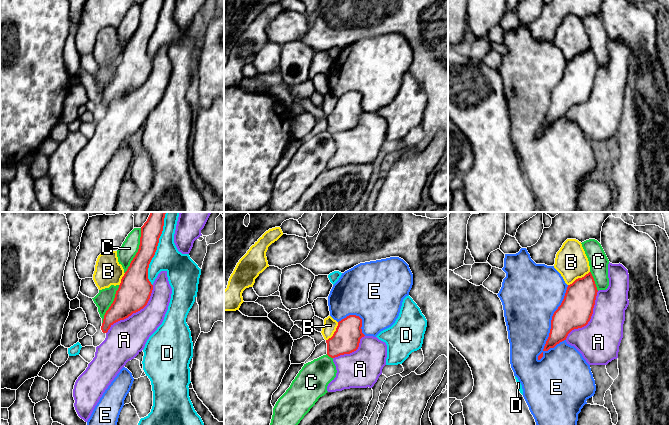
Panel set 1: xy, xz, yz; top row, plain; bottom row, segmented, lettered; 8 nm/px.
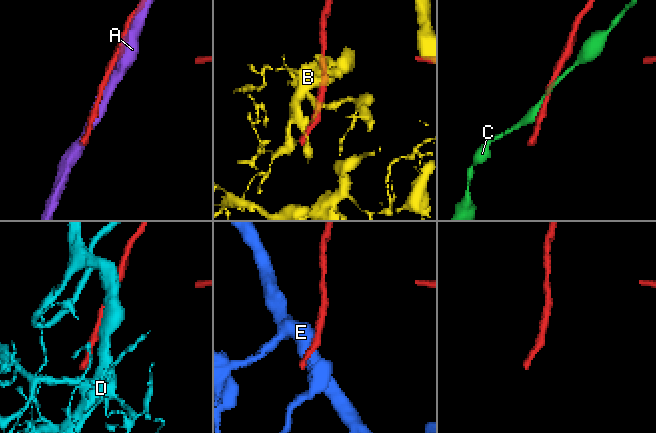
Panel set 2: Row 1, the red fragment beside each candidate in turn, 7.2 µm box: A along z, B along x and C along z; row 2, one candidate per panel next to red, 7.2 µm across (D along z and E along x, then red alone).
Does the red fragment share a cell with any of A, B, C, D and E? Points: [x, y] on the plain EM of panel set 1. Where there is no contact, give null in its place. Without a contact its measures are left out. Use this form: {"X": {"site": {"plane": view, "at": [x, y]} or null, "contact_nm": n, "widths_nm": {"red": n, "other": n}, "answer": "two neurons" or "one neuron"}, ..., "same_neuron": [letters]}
{"A": {"site": {"plane": "xy", "at": [134, 88]}, "contact_nm": 550, "widths_nm": {"red": 260, "other": 300}, "answer": "one neuron"}, "B": {"site": {"plane": "yz", "at": [578, 54]}, "contact_nm": 200, "widths_nm": {"red": 260, "other": 260}, "answer": "two neurons"}, "C": {"site": {"plane": "xy", "at": [138, 26]}, "contact_nm": 380, "widths_nm": {"red": 220, "other": 140}, "answer": "two neurons"}, "D": {"site": {"plane": "xy", "at": [154, 30]}, "contact_nm": 500, "widths_nm": {"red": 190, "other": 240}, "answer": "two neurons"}, "E": {"site": {"plane": "yz", "at": [551, 99]}, "contact_nm": 650, "widths_nm": {"red": 260, "other": 440}, "answer": "two neurons"}, "same_neuron": ["A"]}

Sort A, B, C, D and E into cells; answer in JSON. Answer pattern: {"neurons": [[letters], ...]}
{"neurons": [["A"], ["B"], ["C"], ["D"], ["E"]]}

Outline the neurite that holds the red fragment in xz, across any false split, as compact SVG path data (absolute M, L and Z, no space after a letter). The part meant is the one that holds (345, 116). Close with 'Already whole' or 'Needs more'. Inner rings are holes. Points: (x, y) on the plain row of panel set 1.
M349 91L338 98L333 112L326 116L327 131L336 142L336 153L328 160L328 168L342 167L350 164L372 164L382 150L386 141L387 121L377 113L365 112L362 109L362 95Z. Needs more

